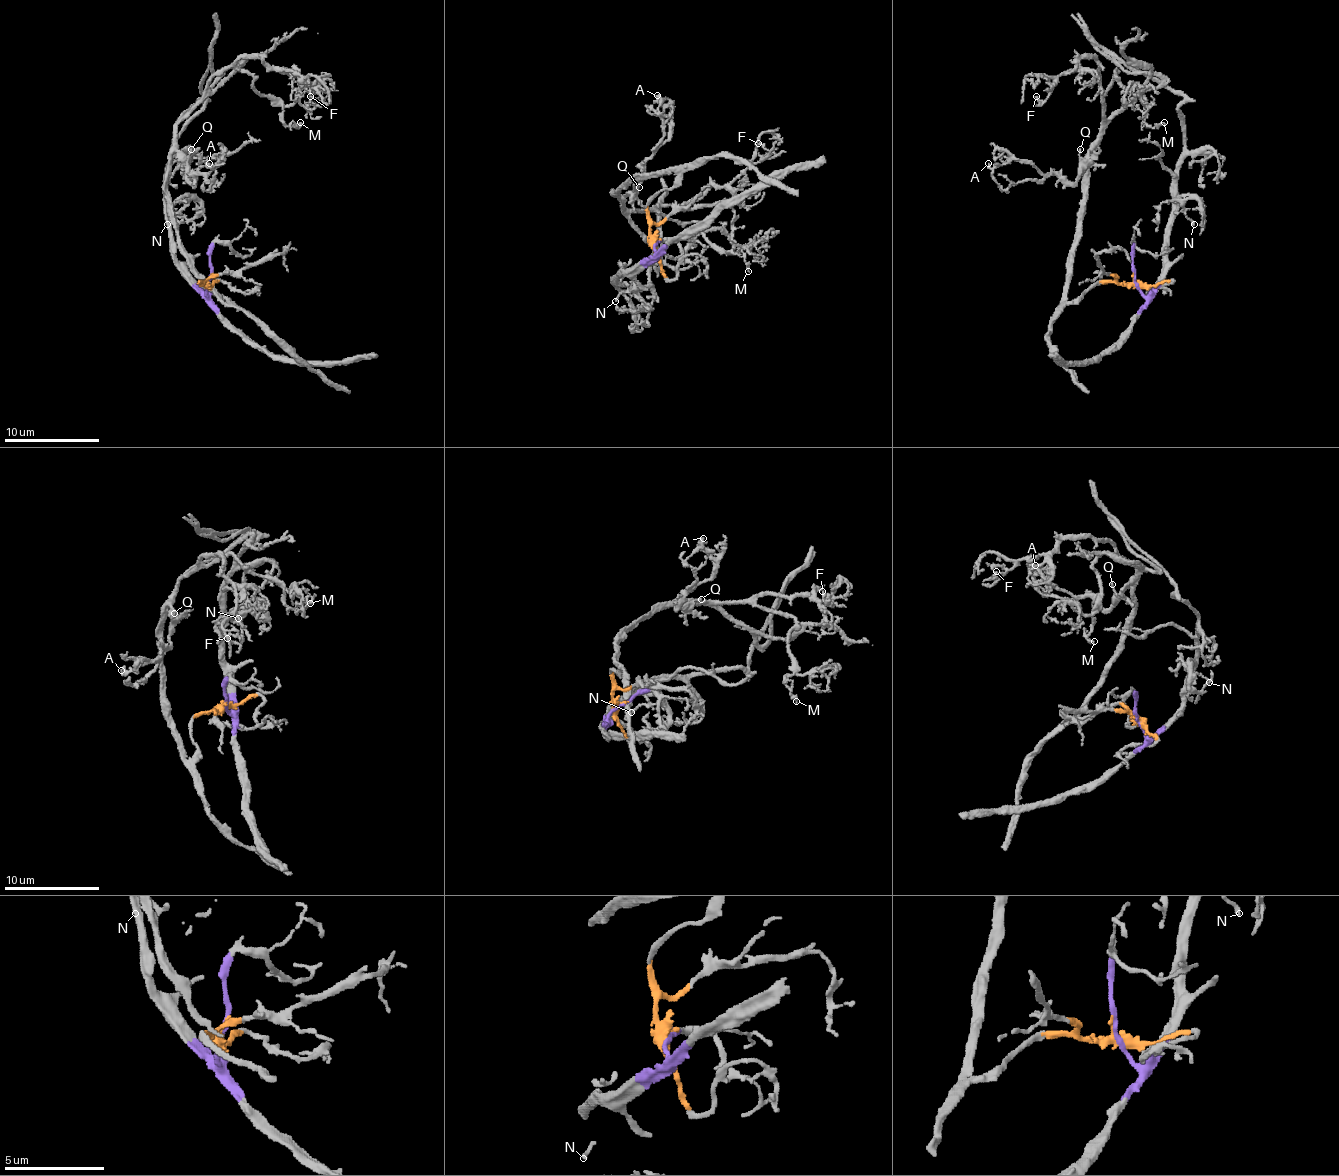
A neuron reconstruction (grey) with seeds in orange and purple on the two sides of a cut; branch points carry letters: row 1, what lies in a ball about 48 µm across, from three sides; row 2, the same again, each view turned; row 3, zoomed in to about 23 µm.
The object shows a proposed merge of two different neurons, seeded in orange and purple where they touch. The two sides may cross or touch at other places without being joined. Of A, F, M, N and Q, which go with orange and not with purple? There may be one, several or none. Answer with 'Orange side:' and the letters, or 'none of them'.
Orange side: A, F, M, Q

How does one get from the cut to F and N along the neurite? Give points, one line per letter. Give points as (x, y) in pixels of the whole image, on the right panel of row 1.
F: (1136, 282), (1098, 282), (1067, 301), (1086, 167), (1100, 124), (1093, 57), (1067, 69), (1045, 98), (1036, 96)
N: (1136, 282), (1145, 296), (1162, 277), (1172, 215), (1181, 198), (1183, 215), (1193, 224)

